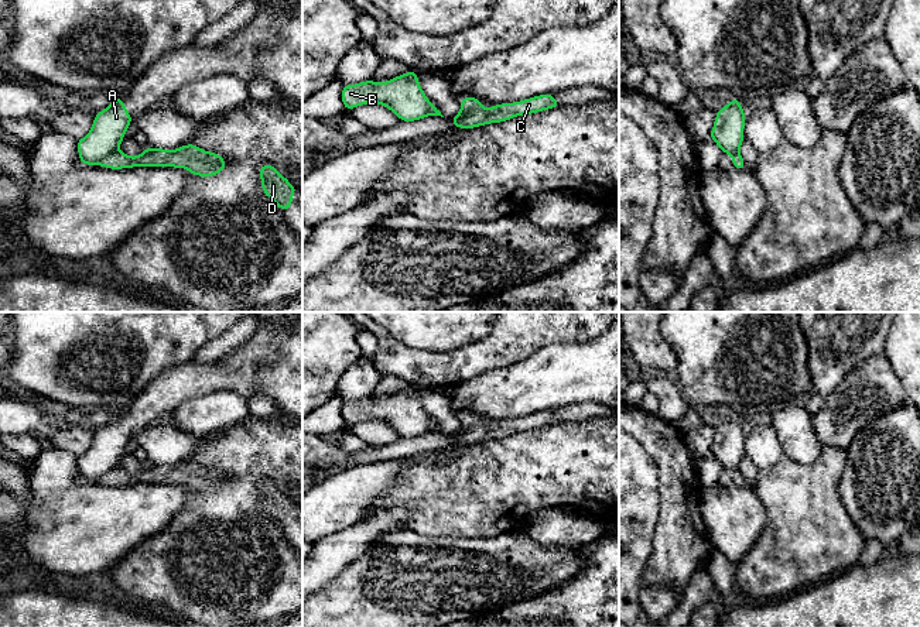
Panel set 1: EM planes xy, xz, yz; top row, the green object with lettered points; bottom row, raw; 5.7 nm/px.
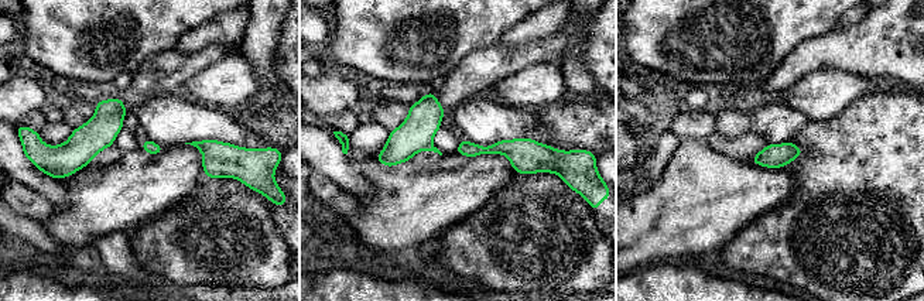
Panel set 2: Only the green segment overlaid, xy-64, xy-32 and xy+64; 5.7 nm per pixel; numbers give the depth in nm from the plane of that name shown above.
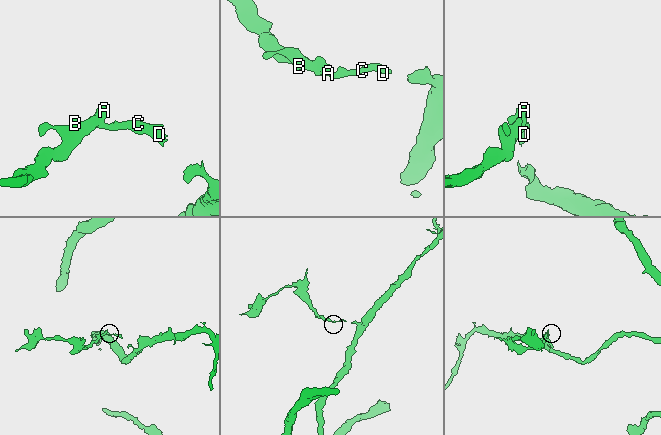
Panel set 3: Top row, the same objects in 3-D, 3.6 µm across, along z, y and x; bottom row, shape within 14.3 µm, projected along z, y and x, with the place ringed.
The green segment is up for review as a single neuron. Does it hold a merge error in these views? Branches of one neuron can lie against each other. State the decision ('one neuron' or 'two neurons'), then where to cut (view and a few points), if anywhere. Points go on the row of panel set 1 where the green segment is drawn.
two neurons | xy (115, 150), (99, 164)

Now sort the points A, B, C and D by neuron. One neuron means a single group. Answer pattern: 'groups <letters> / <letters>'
groups A B / C D

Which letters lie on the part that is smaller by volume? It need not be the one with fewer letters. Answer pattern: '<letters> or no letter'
A, B

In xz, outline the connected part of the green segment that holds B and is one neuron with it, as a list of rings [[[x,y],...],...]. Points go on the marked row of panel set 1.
[[[410,69],[407,73],[382,83],[376,83],[373,79],[370,79],[356,85],[346,85],[342,86],[341,100],[346,110],[366,103],[379,103],[391,110],[401,121],[421,120],[430,116],[434,106],[428,102],[427,95],[423,92],[417,75],[417,72]]]

